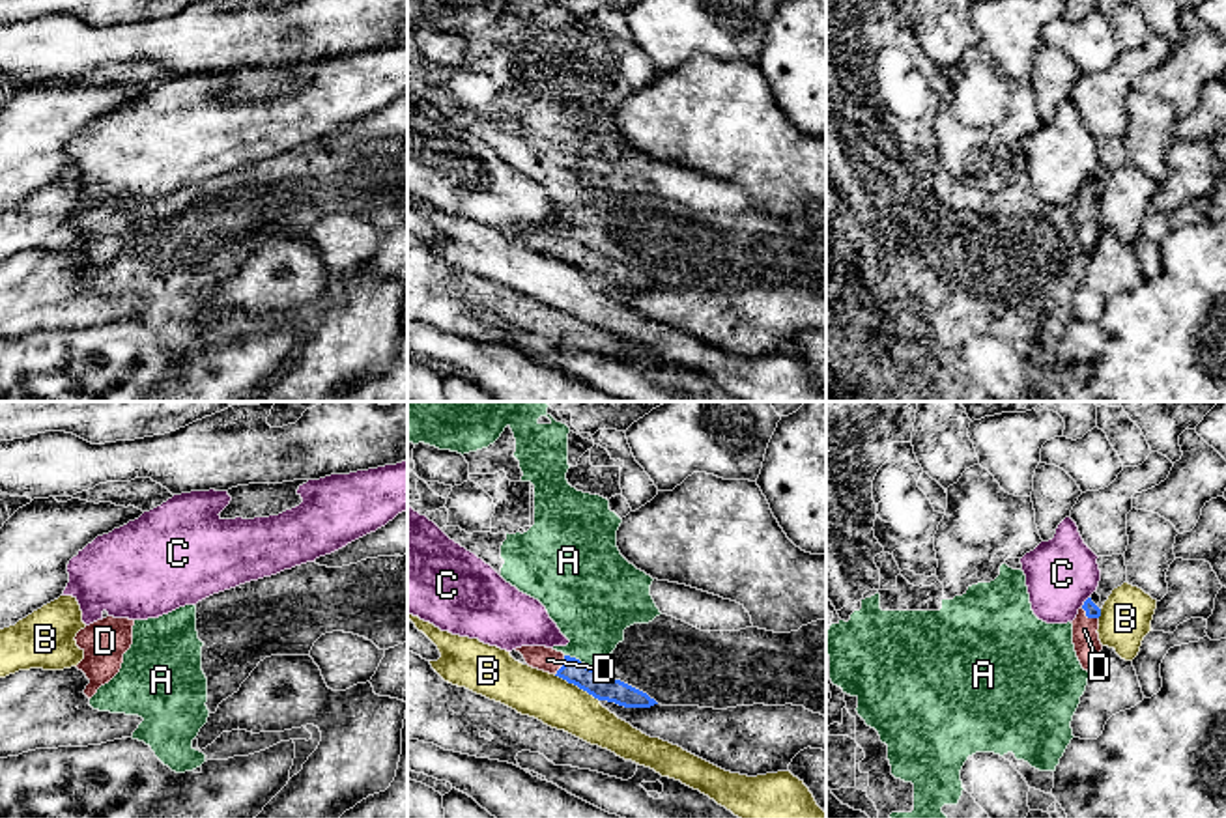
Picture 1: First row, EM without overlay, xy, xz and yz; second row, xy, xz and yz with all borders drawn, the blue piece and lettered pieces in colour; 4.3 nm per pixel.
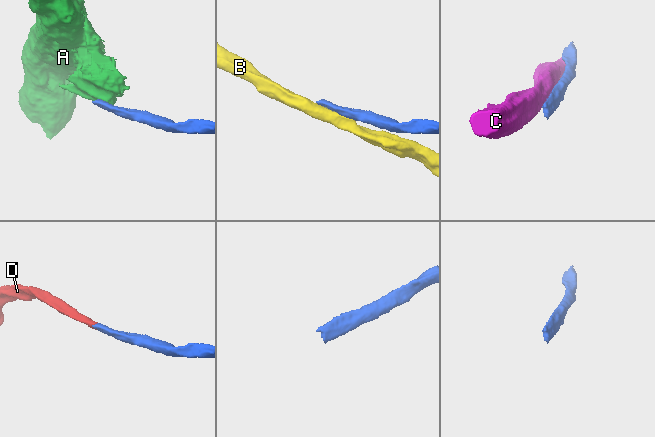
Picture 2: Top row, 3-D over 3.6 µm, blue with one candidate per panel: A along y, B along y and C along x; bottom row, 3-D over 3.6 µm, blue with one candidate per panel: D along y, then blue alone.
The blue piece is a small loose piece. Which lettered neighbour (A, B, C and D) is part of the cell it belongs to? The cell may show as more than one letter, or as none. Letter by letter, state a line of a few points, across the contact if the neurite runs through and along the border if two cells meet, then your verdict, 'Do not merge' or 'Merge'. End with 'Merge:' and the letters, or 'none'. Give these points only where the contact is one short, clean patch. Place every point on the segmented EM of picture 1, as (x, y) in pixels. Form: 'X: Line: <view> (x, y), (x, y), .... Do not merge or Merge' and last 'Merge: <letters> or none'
A: Line: xz (565, 654), (600, 673). Do not merge
B: Do not merge
C: Do not merge
D: Line: yz (1092, 611), (1088, 617), (1088, 647). Merge
Merge: D

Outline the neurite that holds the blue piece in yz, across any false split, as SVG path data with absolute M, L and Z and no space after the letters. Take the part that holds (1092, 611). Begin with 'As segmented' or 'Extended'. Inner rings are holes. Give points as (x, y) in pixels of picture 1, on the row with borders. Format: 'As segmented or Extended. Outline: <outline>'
Extended. Outline: M1088 598L1078 609L1073 624L1073 644L1076 657L1084 670L1091 672L1095 659L1099 657L1103 644L1099 641L1099 616L1101 609Z

